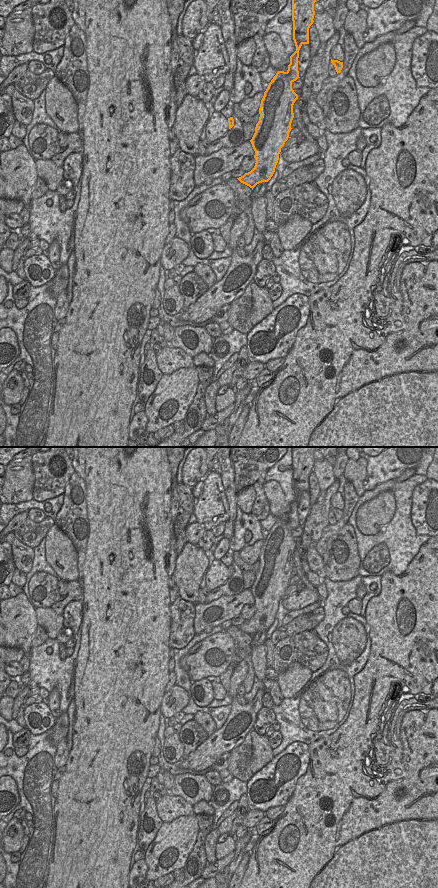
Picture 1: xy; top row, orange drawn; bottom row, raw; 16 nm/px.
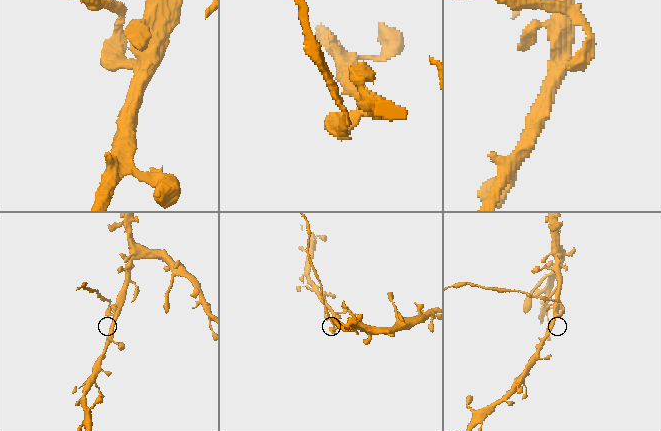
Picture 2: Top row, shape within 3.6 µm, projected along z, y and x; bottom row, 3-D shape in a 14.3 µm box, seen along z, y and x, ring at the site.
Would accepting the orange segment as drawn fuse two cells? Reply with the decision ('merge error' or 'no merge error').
merge error

